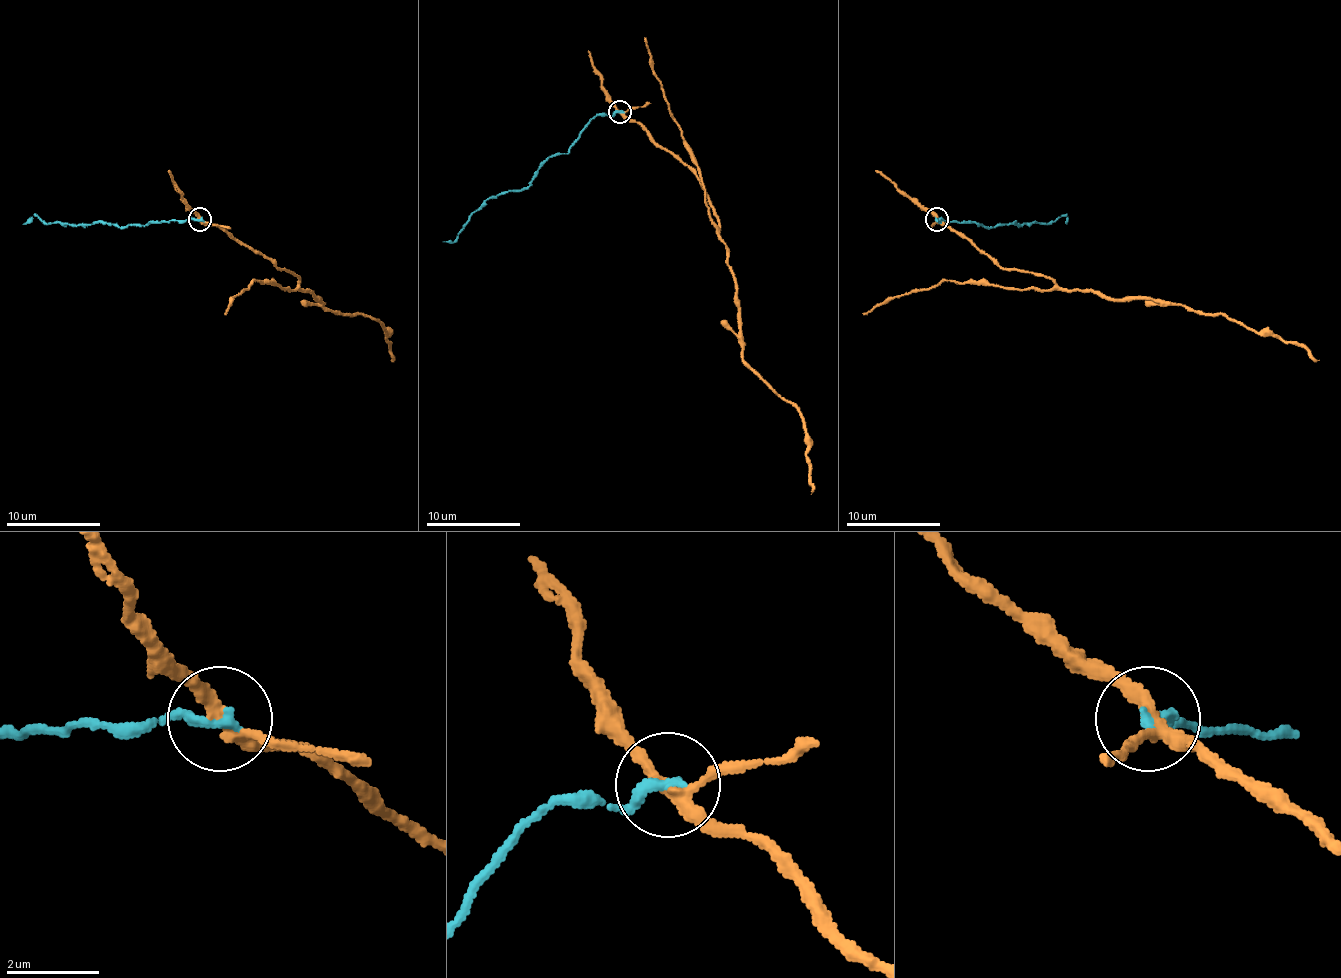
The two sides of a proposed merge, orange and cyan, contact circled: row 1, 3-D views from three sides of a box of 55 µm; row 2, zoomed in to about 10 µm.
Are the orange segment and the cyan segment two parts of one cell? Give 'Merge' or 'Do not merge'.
Do not merge

